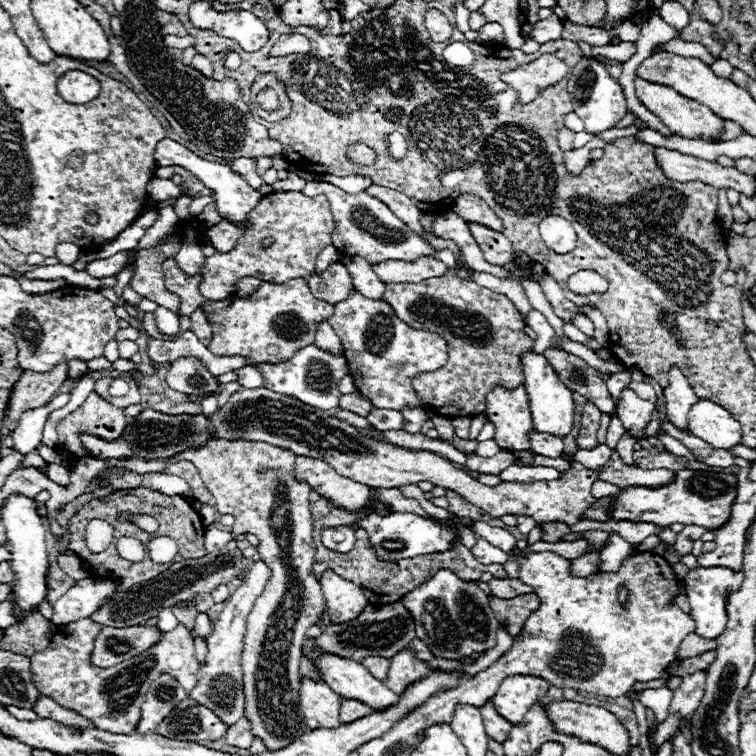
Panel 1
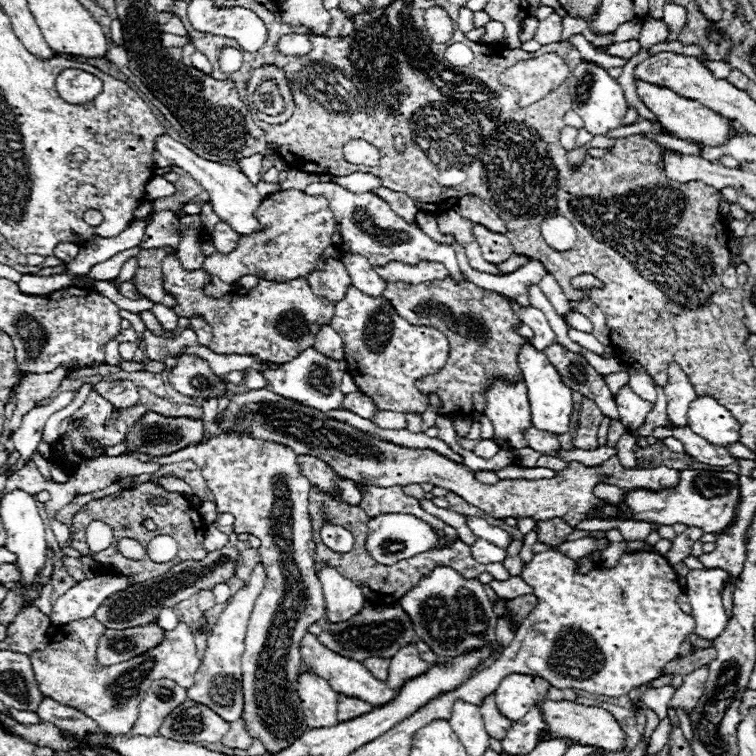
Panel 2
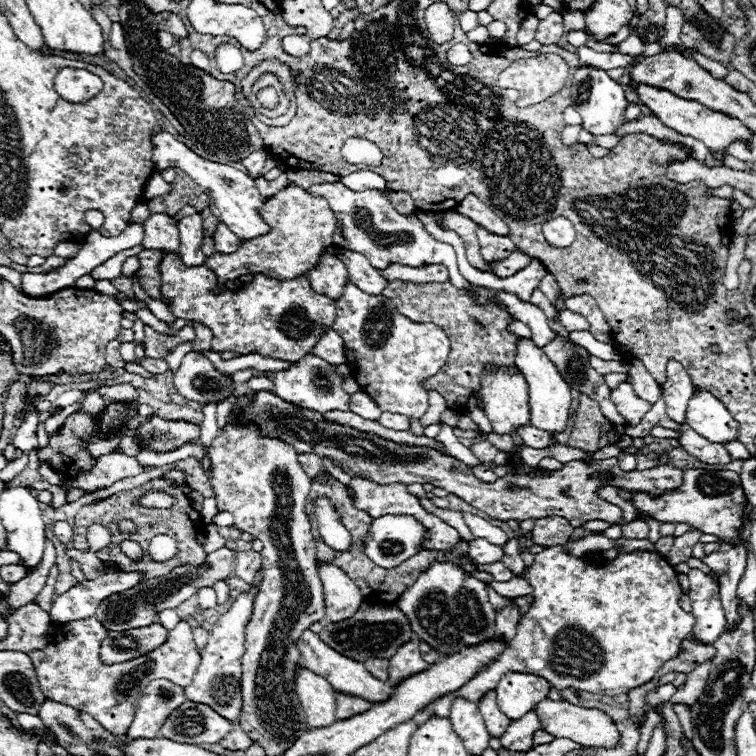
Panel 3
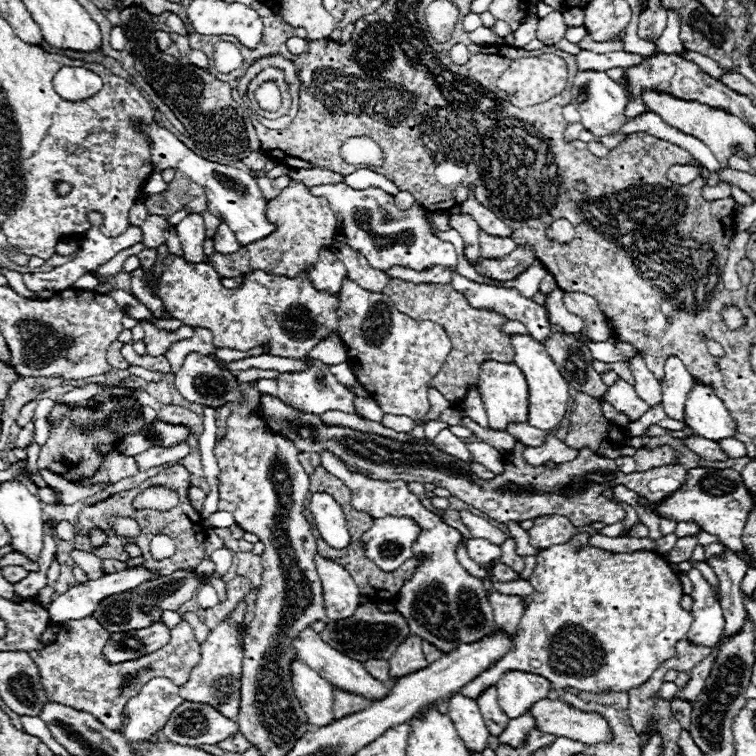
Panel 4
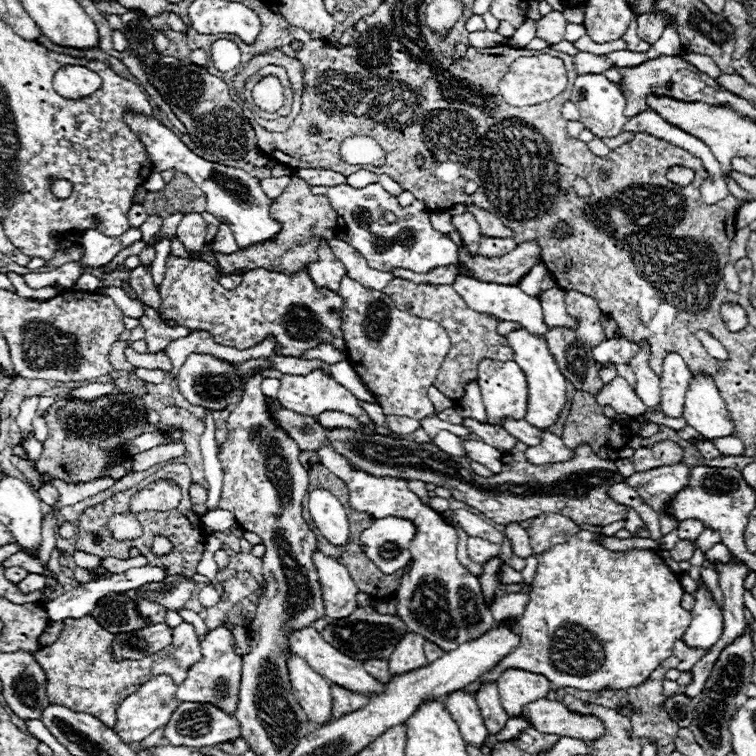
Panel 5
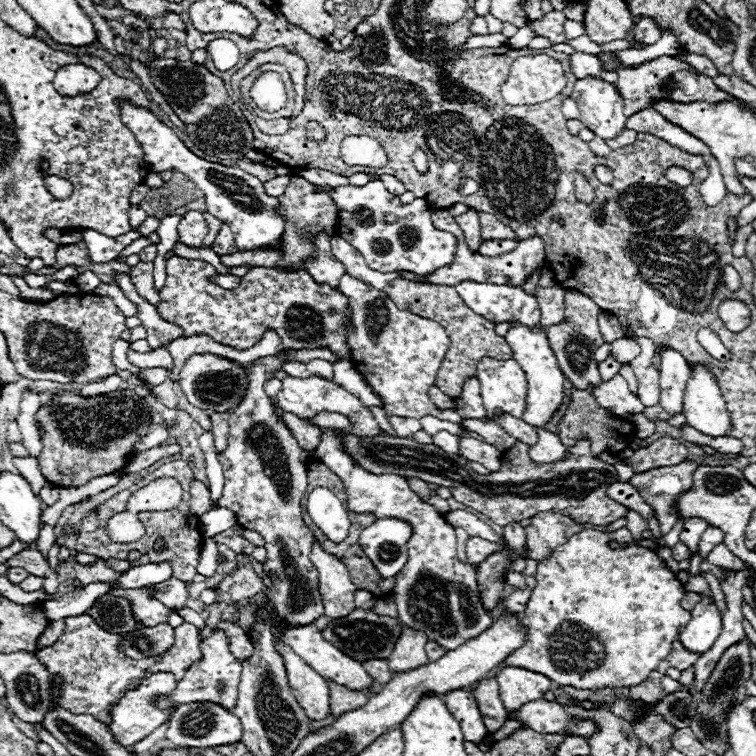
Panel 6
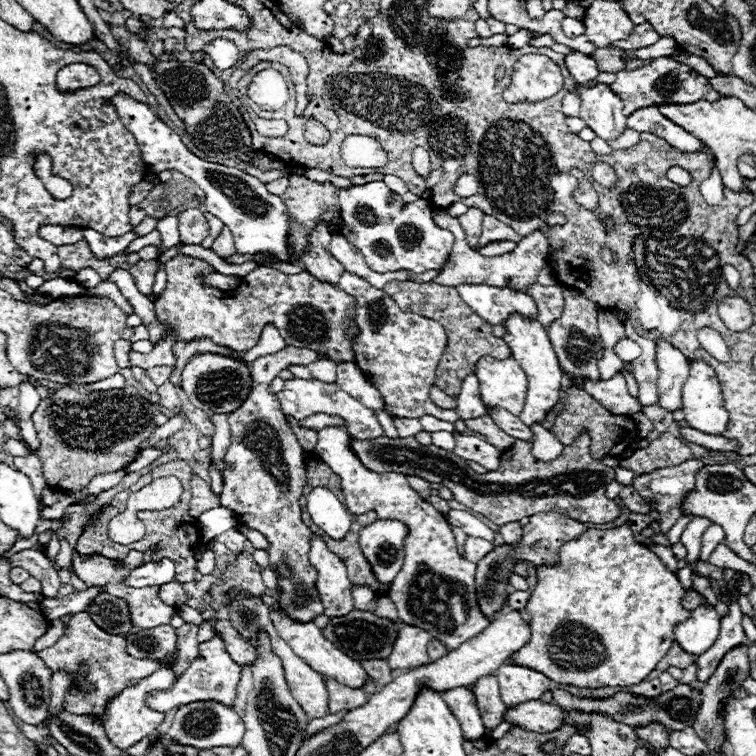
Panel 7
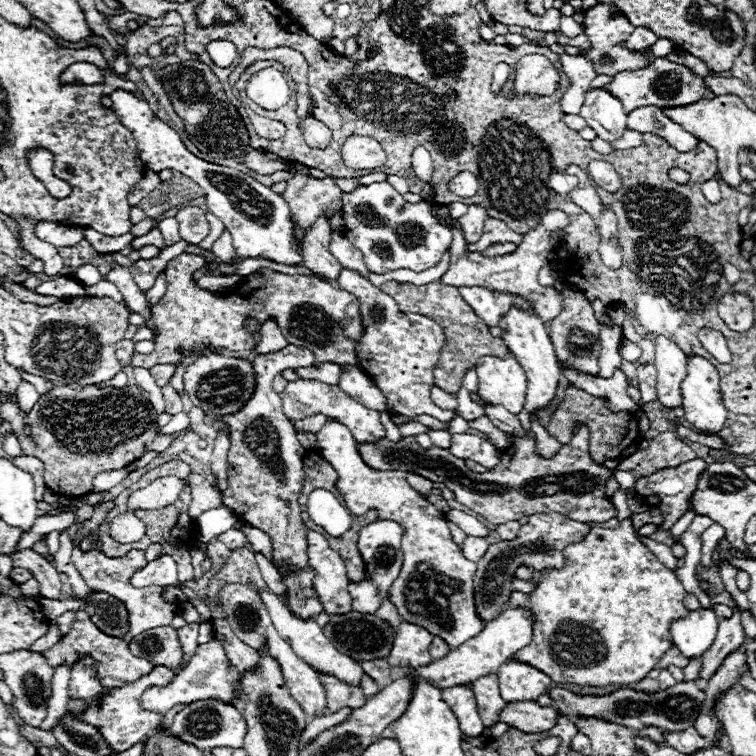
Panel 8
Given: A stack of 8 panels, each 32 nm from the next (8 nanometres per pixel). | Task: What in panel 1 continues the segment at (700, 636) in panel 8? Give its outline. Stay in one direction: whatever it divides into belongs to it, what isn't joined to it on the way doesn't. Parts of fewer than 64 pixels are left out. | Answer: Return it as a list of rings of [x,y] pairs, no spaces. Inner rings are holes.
[[[712,566],[712,568],[696,568],[690,570],[684,578],[684,590],[688,596],[688,602],[692,606],[692,618],[696,622],[696,634],[702,638],[716,638],[724,632],[726,628],[726,598],[734,594],[744,580],[744,570],[728,570],[722,566]]]

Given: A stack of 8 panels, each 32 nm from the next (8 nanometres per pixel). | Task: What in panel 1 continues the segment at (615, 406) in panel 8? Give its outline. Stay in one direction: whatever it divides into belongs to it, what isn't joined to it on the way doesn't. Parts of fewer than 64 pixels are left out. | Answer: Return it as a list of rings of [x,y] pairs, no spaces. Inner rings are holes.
[[[630,388],[622,392],[622,400],[618,406],[618,418],[624,422],[624,428],[636,436],[636,440],[646,440],[648,434],[644,432],[656,406],[648,400],[638,398]]]

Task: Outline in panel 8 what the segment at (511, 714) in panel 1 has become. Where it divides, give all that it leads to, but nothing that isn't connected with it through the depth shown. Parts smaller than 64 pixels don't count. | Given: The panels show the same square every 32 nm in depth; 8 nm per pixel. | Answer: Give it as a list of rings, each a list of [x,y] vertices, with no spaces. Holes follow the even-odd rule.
[[[510,660],[504,666],[500,666],[496,676],[500,680],[500,694],[504,702],[536,700],[554,684],[544,672],[528,664],[520,664],[516,660]]]

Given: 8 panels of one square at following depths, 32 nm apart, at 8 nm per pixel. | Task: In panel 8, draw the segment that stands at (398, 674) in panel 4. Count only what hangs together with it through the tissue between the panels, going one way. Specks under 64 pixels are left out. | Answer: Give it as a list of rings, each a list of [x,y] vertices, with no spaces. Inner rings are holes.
[[[402,622],[396,628],[392,652],[388,654],[388,664],[392,668],[418,668],[432,662],[428,654],[428,646],[432,642],[432,634],[420,626]]]

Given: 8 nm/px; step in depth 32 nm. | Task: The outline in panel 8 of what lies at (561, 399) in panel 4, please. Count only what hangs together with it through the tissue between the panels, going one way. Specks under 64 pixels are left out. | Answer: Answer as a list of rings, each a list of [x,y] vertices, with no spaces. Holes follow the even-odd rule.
[[[512,308],[498,324],[504,334],[500,336],[506,346],[510,348],[512,356],[516,358],[516,362],[520,362],[522,370],[528,374],[528,392],[526,392],[526,406],[524,410],[518,414],[522,426],[528,428],[528,424],[532,422],[532,414],[538,416],[538,412],[542,408],[548,408],[554,398],[556,398],[556,388],[560,384],[560,364],[558,364],[558,358],[554,354],[554,348],[552,348],[552,342],[550,342],[550,336],[548,336],[548,330],[546,326],[540,322],[538,314],[536,312],[524,312],[524,310],[518,310],[518,308]]]

